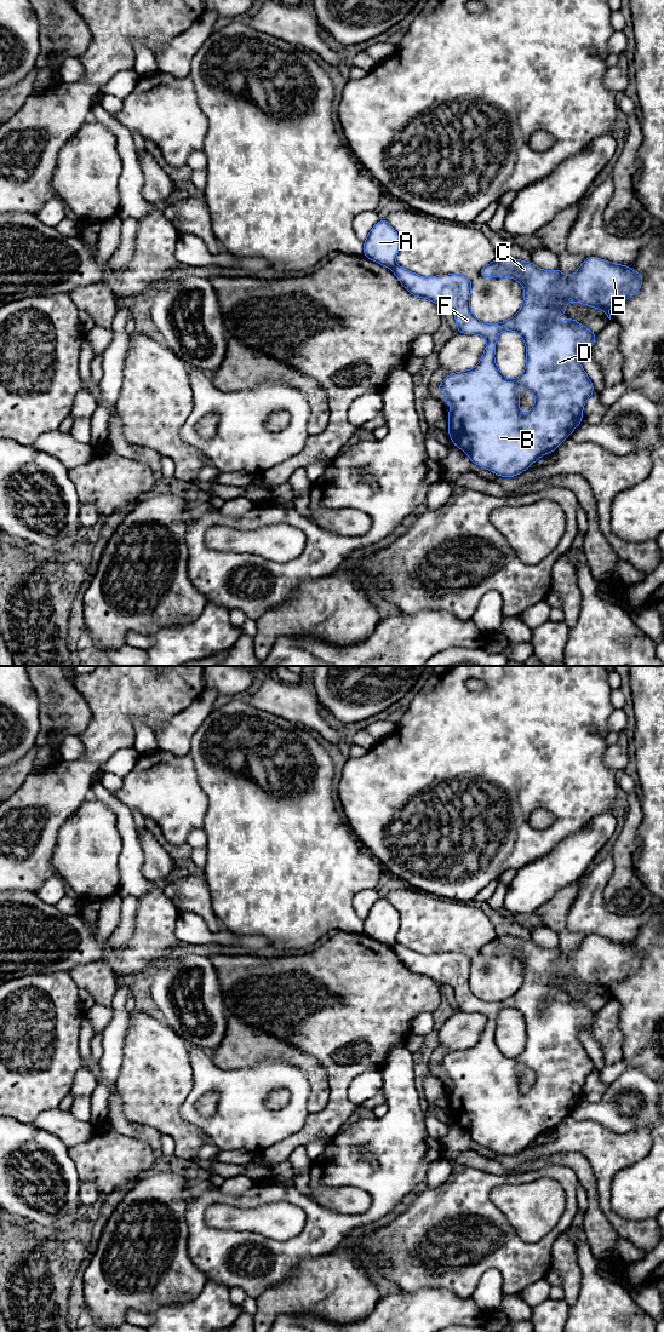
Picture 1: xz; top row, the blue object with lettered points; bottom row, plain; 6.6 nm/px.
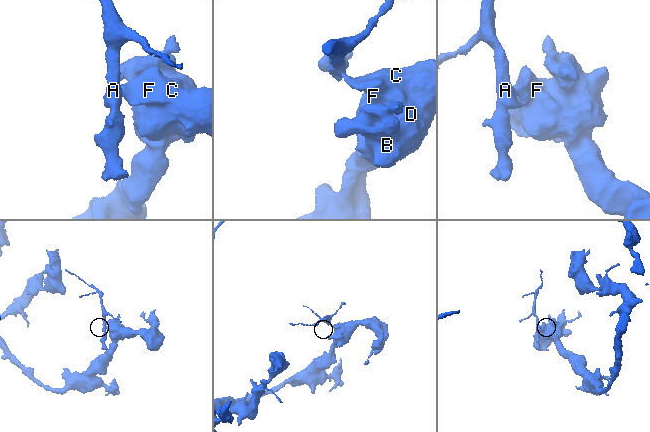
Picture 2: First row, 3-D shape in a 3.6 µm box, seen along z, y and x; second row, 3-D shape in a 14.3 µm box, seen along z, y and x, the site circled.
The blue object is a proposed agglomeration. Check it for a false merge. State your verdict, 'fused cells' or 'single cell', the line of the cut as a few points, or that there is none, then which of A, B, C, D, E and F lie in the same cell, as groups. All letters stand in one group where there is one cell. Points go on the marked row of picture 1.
fused cells | xz (395, 264), (391, 269) | A / B C D E F

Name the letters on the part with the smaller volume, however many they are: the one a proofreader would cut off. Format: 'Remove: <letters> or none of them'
Remove: A

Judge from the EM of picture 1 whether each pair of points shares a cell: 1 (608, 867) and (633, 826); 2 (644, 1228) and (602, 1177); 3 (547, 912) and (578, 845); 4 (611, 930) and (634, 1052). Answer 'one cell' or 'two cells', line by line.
1: two cells
2: one cell
3: two cells
4: two cells

